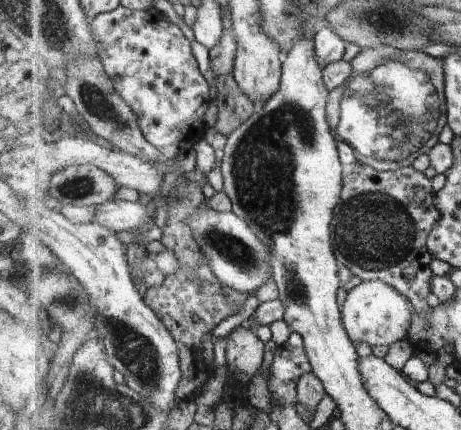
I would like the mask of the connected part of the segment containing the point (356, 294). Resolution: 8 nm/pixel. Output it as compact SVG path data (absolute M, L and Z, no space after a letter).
M382 280L363 281L361 285L356 286L351 292L347 294L346 301L342 306L343 322L346 325L348 335L351 340L356 342L366 342L369 346L391 346L403 340L408 336L410 328L412 327L412 320L414 315L414 307L412 302L394 286L385 283Z

